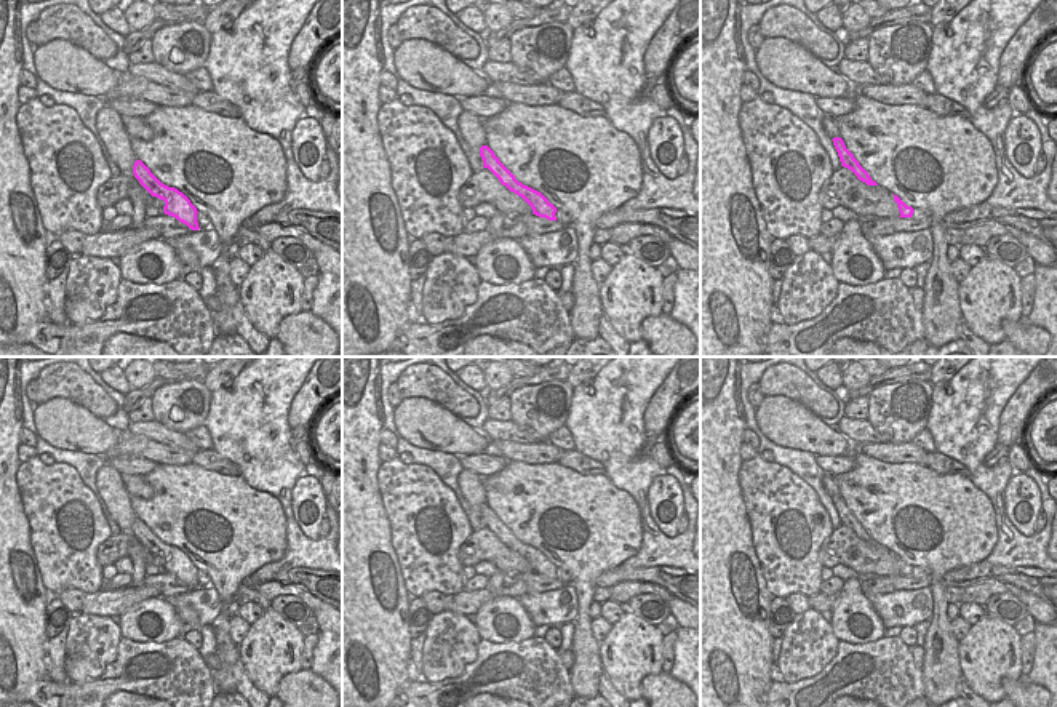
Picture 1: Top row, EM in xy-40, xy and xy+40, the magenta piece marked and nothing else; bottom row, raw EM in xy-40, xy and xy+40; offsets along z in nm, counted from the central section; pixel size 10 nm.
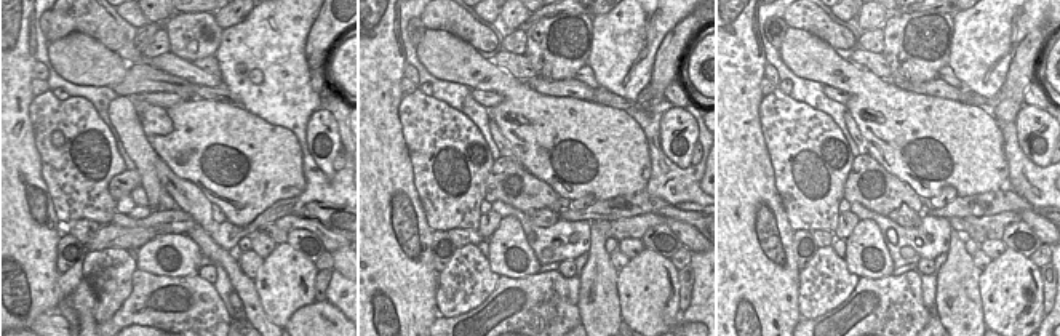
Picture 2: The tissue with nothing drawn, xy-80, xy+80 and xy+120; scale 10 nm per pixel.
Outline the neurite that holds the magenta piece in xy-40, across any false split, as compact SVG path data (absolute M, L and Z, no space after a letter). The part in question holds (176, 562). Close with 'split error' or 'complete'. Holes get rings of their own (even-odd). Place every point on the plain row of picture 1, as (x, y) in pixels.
M141 518L134 520L133 533L152 555L165 560L165 573L176 576L192 589L200 587L197 581L198 569L182 550L162 542Z; complete

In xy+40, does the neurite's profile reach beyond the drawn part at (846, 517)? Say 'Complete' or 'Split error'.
Complete.

